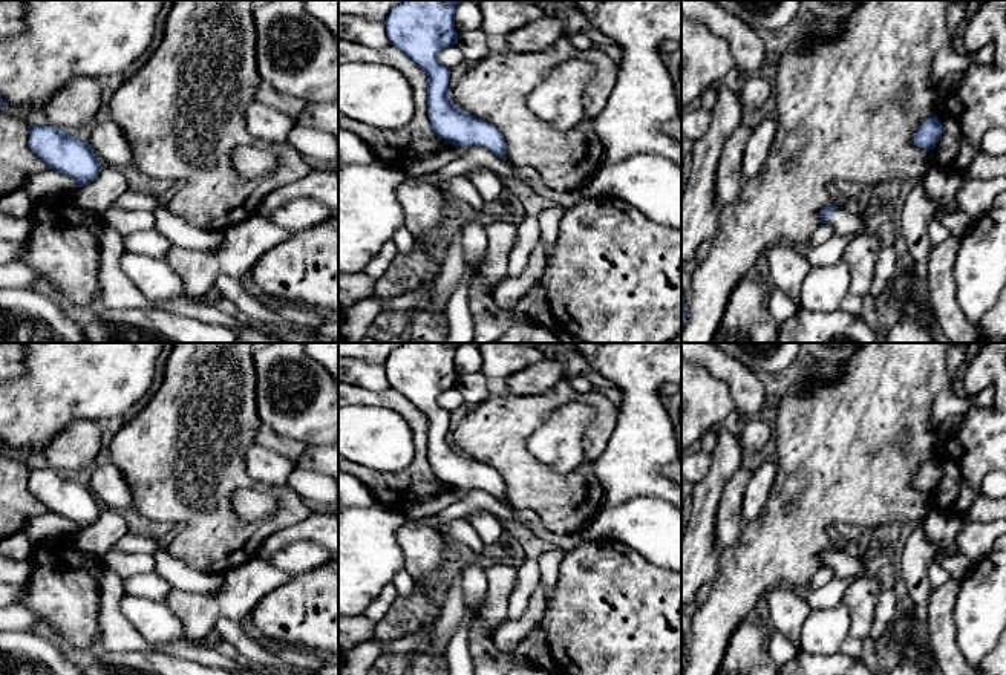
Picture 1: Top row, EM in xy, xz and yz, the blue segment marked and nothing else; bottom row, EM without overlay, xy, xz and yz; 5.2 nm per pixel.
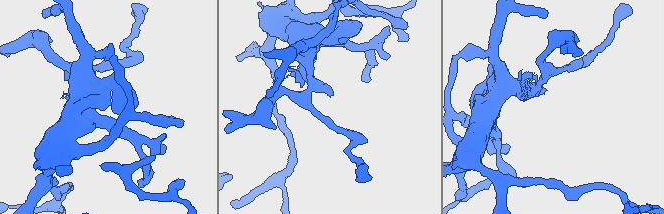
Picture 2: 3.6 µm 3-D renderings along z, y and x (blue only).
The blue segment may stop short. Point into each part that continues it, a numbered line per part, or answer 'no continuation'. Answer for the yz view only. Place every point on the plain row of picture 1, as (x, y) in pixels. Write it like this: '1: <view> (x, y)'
1: yz (844, 567)

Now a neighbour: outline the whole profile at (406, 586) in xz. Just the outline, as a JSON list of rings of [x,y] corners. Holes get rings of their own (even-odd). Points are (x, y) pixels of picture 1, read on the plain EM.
[[[406,569],[397,572],[395,577],[392,579],[392,583],[395,585],[398,594],[409,602],[418,589],[412,576]]]

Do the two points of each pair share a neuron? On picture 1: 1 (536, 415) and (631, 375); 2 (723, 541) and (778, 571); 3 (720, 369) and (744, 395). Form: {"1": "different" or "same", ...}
{"1": "different", "2": "different", "3": "same"}

